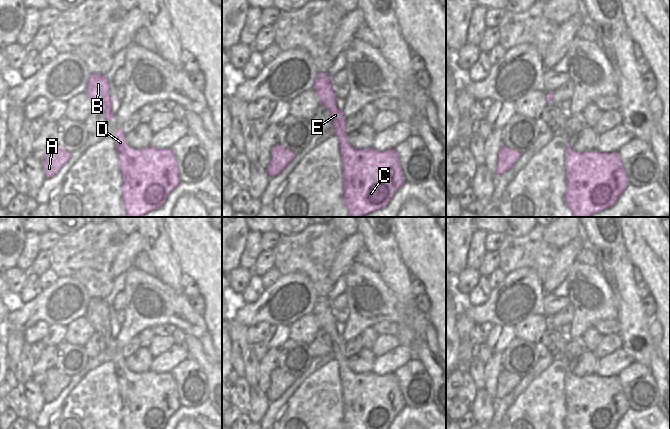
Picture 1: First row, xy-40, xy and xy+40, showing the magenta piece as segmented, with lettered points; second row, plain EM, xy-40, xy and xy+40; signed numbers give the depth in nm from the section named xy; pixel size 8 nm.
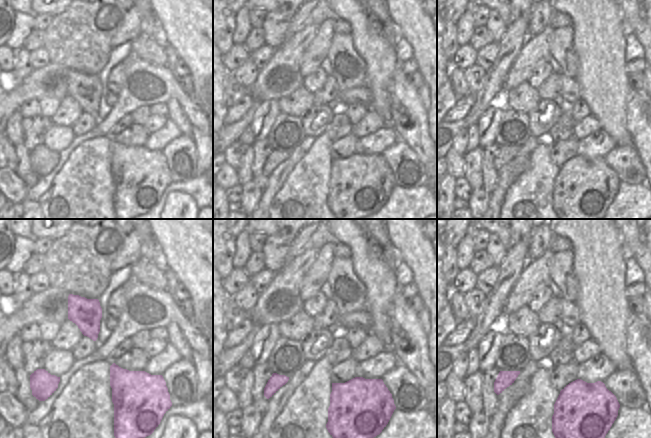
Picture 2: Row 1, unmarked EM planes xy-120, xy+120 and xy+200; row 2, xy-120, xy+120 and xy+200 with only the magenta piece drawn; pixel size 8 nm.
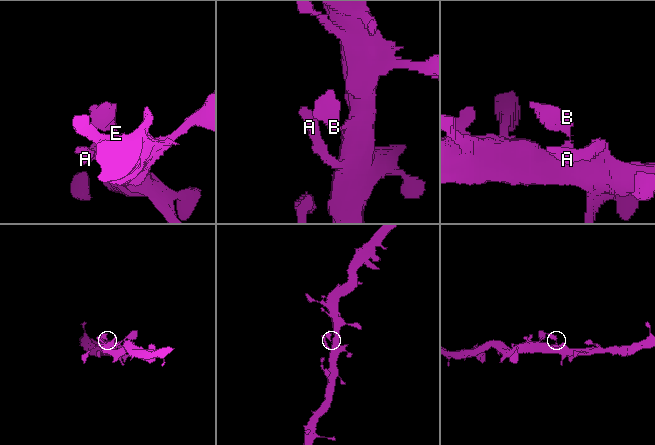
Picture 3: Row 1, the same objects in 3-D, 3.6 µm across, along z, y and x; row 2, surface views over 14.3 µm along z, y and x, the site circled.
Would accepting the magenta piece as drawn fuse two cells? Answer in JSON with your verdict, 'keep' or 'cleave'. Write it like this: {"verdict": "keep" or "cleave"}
{"verdict": "keep"}

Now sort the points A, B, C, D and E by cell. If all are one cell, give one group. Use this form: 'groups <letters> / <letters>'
groups A B C D E

